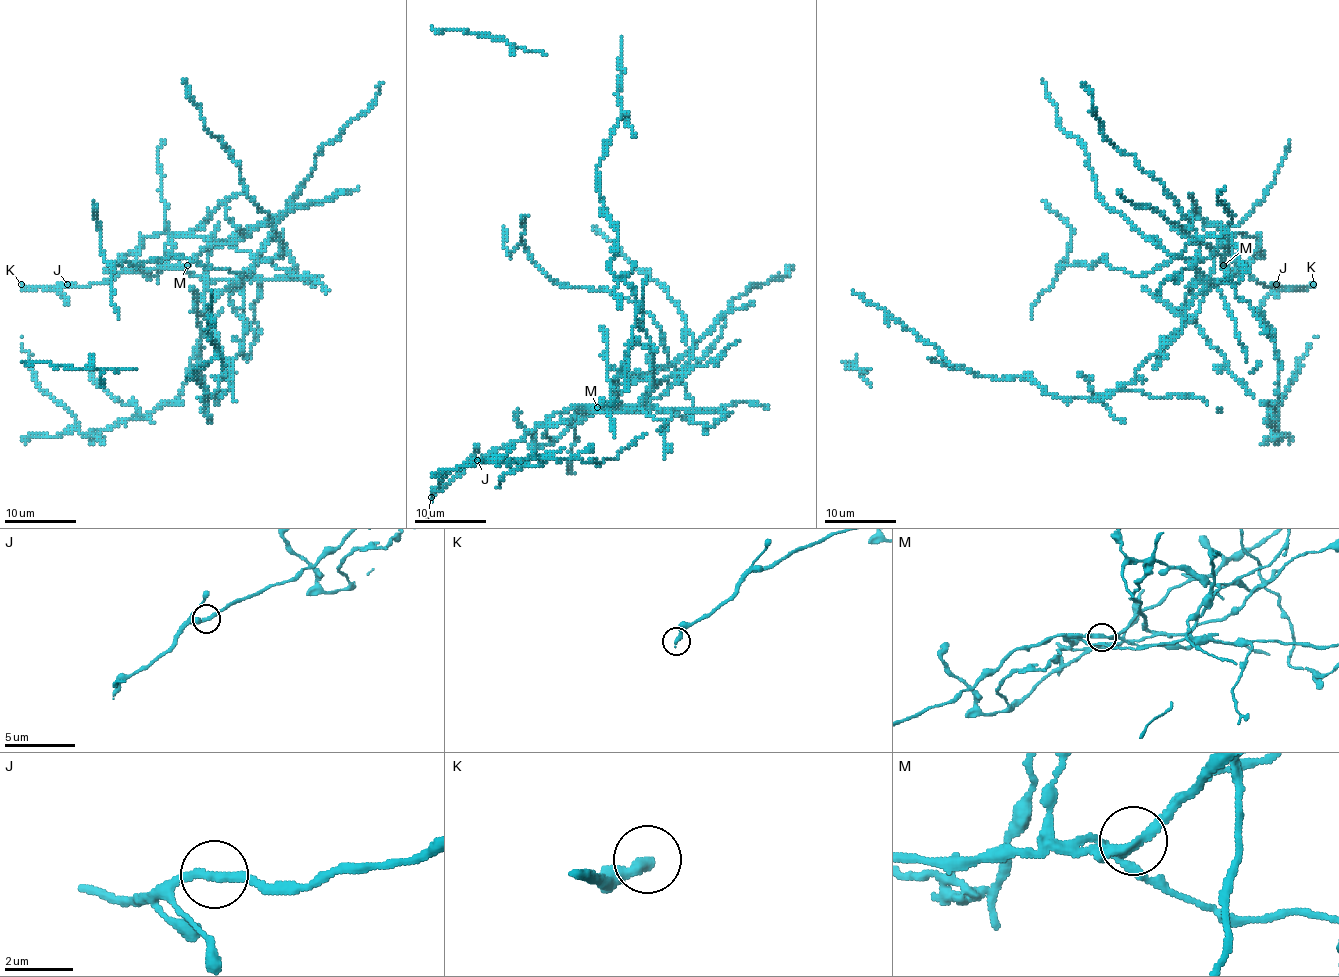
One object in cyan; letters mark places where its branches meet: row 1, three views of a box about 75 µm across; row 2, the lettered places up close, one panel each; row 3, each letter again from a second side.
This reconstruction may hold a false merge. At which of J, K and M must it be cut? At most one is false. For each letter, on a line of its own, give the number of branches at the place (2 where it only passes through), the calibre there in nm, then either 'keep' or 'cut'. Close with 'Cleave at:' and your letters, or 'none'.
J: 2 branches meet; 240 nm thick; keep
K: 1 branches meet; 320 nm thick; keep
M: 2 branches meet; 280 nm thick; cut
Cleave at: M

